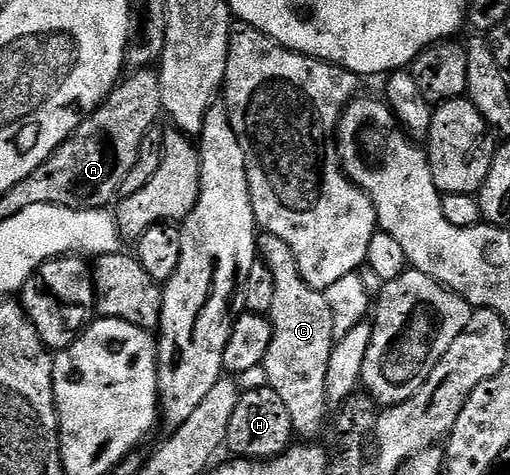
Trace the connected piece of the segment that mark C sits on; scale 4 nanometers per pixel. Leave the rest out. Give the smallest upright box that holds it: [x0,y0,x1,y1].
[258,233,335,435]

